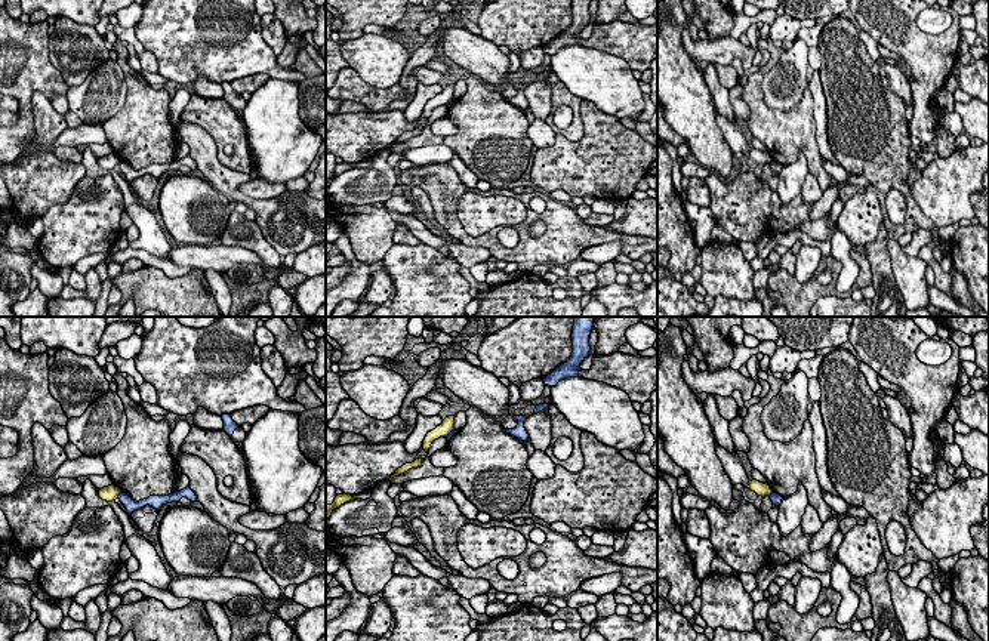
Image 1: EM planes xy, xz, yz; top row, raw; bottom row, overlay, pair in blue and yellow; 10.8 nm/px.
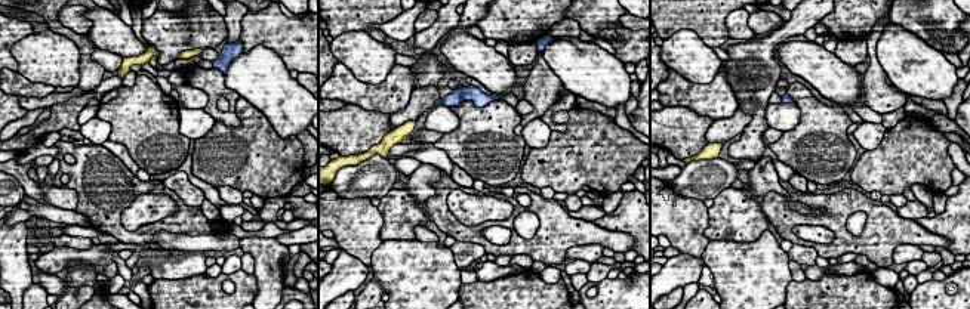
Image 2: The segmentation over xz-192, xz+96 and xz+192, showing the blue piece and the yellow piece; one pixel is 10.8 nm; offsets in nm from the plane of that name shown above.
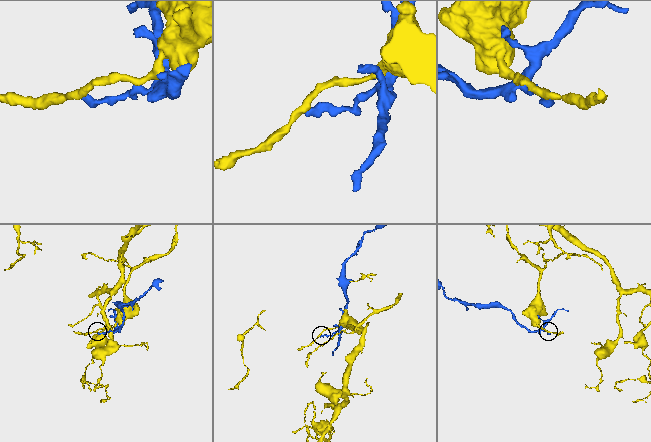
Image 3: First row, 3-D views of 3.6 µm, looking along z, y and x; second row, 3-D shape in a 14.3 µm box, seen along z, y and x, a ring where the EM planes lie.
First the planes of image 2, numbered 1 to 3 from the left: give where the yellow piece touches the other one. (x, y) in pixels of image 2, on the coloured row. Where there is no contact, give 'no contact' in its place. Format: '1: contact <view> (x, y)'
1: no contact
2: no contact
3: no contact

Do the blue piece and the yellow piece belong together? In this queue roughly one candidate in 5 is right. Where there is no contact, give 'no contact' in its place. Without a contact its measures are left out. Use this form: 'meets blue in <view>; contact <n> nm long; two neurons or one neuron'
meets blue in xy; contact 70 nm long; two neurons

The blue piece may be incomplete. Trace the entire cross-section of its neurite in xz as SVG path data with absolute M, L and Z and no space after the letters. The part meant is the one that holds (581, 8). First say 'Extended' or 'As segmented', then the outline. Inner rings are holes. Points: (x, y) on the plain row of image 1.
As segmented. M573 0L573 21L567 31L557 36L551 43L548 43L543 50L546 55L555 55L560 49L569 46L579 46L579 34L589 24L589 3L591 0Z

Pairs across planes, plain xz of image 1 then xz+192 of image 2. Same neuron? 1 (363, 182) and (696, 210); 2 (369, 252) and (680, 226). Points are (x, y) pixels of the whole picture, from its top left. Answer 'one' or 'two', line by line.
1: two
2: one

